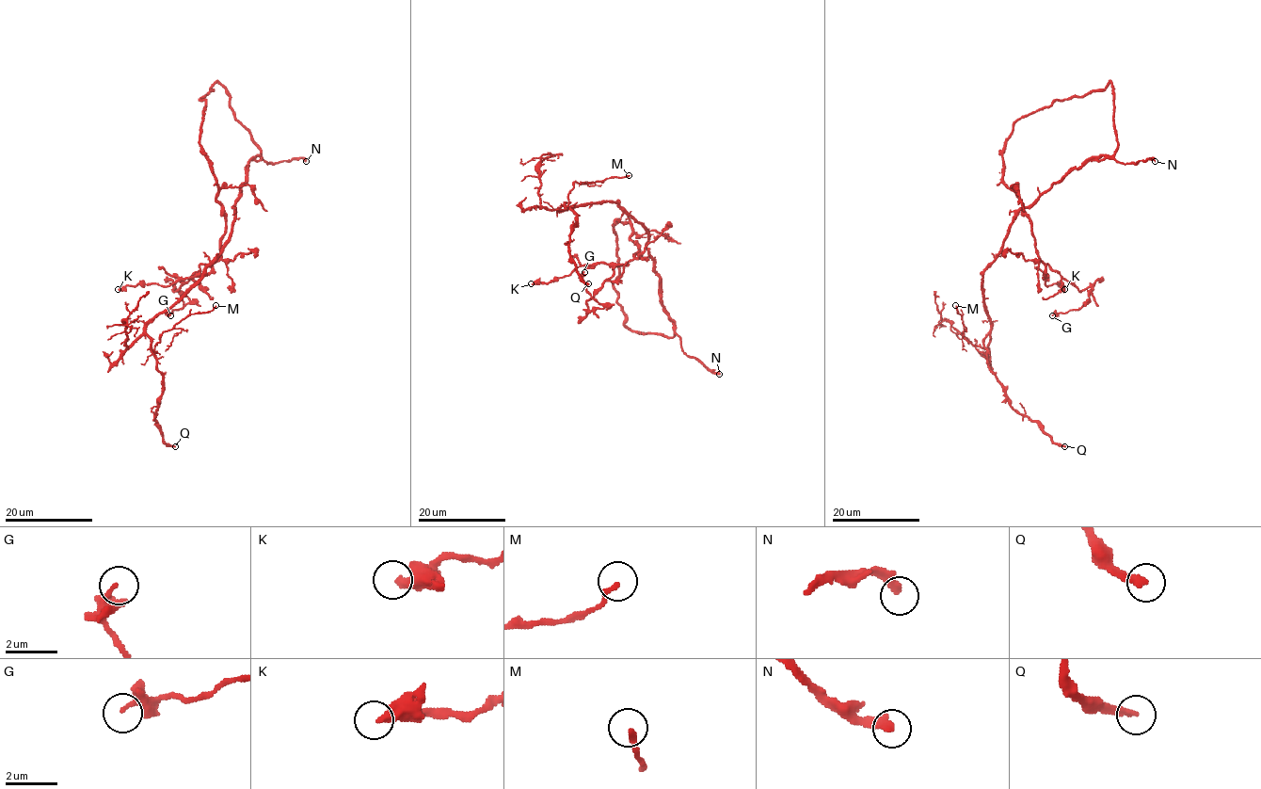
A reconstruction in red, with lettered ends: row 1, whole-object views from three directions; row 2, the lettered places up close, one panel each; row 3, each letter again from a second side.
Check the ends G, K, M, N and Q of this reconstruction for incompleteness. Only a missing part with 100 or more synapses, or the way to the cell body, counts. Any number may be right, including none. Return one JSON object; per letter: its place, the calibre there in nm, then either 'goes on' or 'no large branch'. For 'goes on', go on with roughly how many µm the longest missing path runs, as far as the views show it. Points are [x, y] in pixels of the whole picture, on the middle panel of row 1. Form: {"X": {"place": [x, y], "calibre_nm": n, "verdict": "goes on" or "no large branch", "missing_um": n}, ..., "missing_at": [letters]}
{"G": {"place": [584, 272], "calibre_nm": 180, "verdict": "no large branch"}, "K": {"place": [531, 283], "calibre_nm": 360, "verdict": "no large branch"}, "M": {"place": [629, 175], "calibre_nm": 180, "verdict": "no large branch"}, "N": {"place": [719, 374], "calibre_nm": 240, "verdict": "goes on", "missing_um": 40}, "Q": {"place": [588, 283], "calibre_nm": 240, "verdict": "goes on", "missing_um": 40}, "missing_at": ["N", "Q"]}

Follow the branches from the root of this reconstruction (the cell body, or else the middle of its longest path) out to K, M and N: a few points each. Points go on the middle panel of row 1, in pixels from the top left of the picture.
K: (658, 333), (631, 331), (617, 301), (614, 225), (629, 222), (639, 249), (626, 264), (585, 264), (531, 283)
M: (658, 333), (672, 336), (674, 323), (647, 232), (617, 202), (559, 209), (575, 182), (629, 175)
N: (658, 333), (667, 336), (676, 333), (687, 355), (698, 359), (713, 373), (719, 374)

